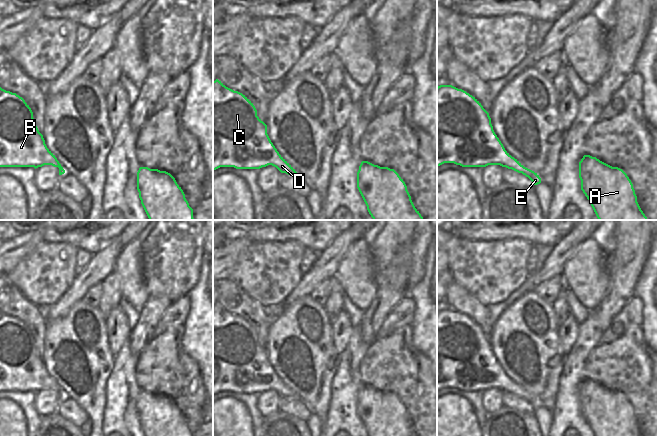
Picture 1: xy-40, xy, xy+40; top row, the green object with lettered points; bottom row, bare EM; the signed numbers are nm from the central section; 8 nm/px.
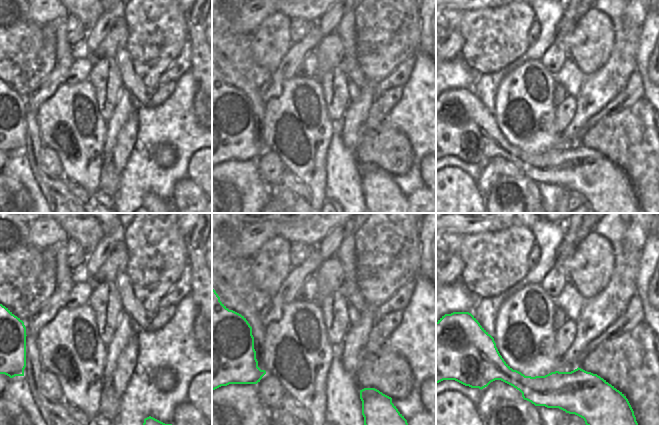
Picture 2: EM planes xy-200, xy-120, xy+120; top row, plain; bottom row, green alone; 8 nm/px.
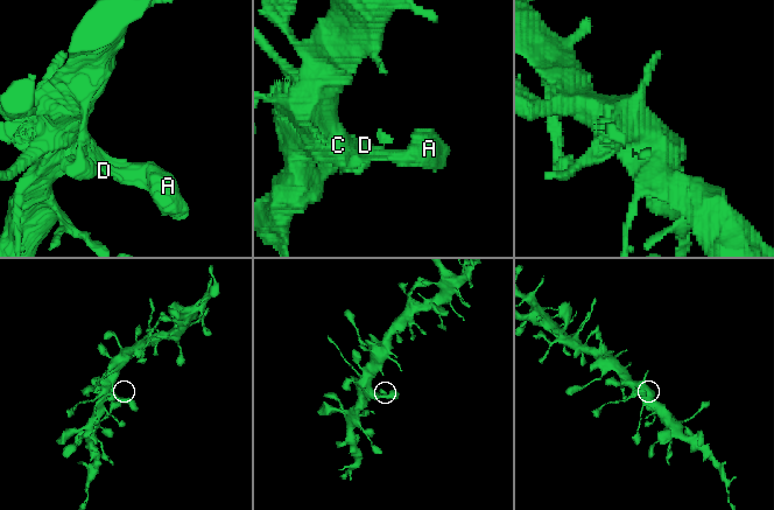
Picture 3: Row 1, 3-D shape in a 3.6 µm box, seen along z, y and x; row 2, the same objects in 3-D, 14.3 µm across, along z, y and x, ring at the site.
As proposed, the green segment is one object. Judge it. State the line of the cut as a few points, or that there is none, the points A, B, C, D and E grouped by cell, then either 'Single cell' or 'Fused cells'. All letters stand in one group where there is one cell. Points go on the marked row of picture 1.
No split. Groups: A B C D E. Single cell.

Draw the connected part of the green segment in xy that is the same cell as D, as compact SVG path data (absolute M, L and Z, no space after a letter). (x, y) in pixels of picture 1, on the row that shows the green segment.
M213 81L213 171L220 167L260 169L272 165L281 173L298 175L279 154L267 134L267 125L257 116L253 103L242 93Z

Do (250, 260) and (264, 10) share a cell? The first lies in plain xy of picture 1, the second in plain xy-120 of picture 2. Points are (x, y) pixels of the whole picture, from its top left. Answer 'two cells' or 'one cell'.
two cells

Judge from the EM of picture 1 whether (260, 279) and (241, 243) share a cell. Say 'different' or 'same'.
different

